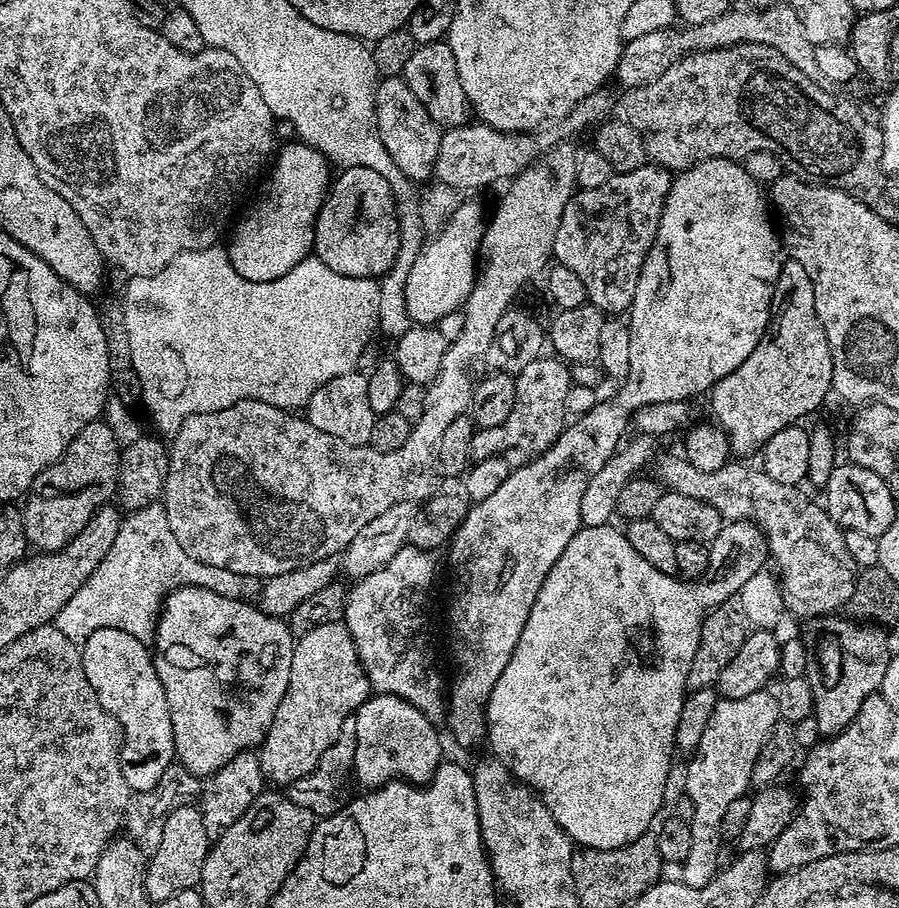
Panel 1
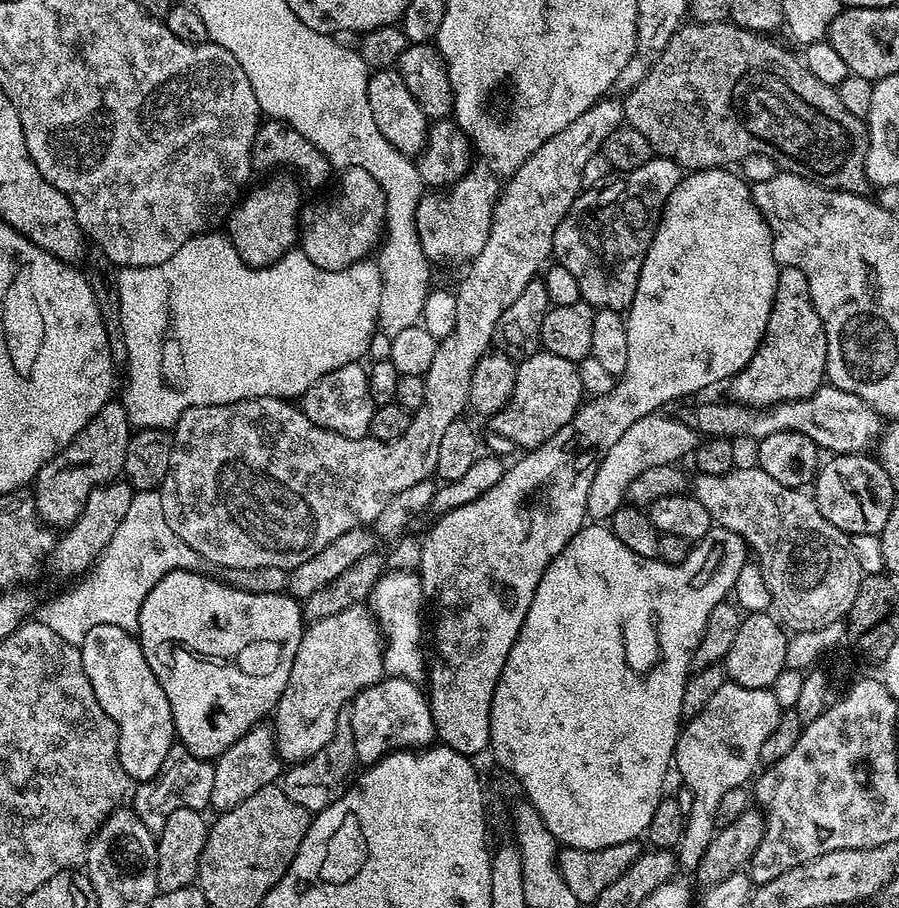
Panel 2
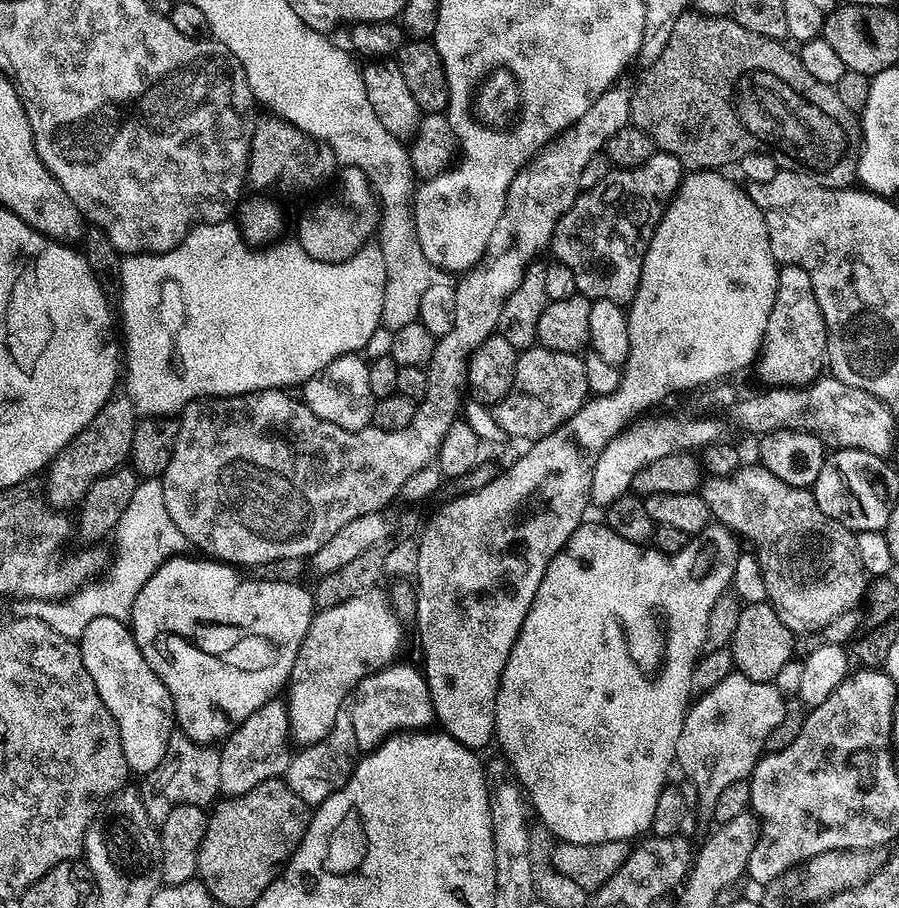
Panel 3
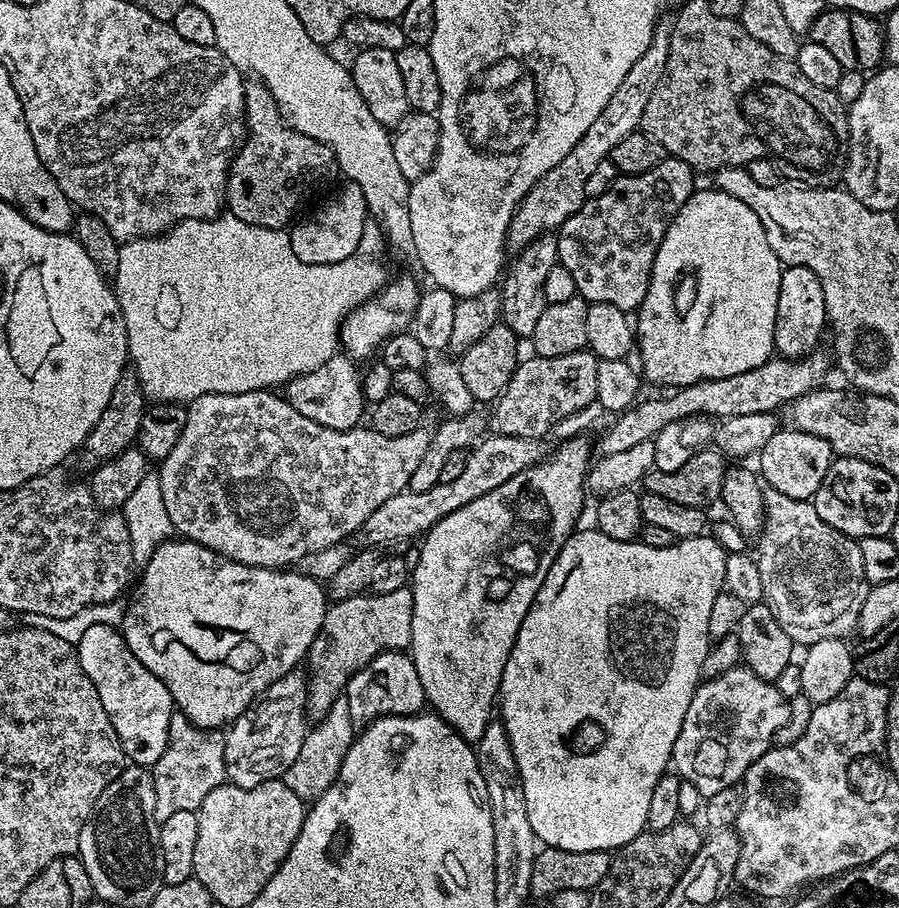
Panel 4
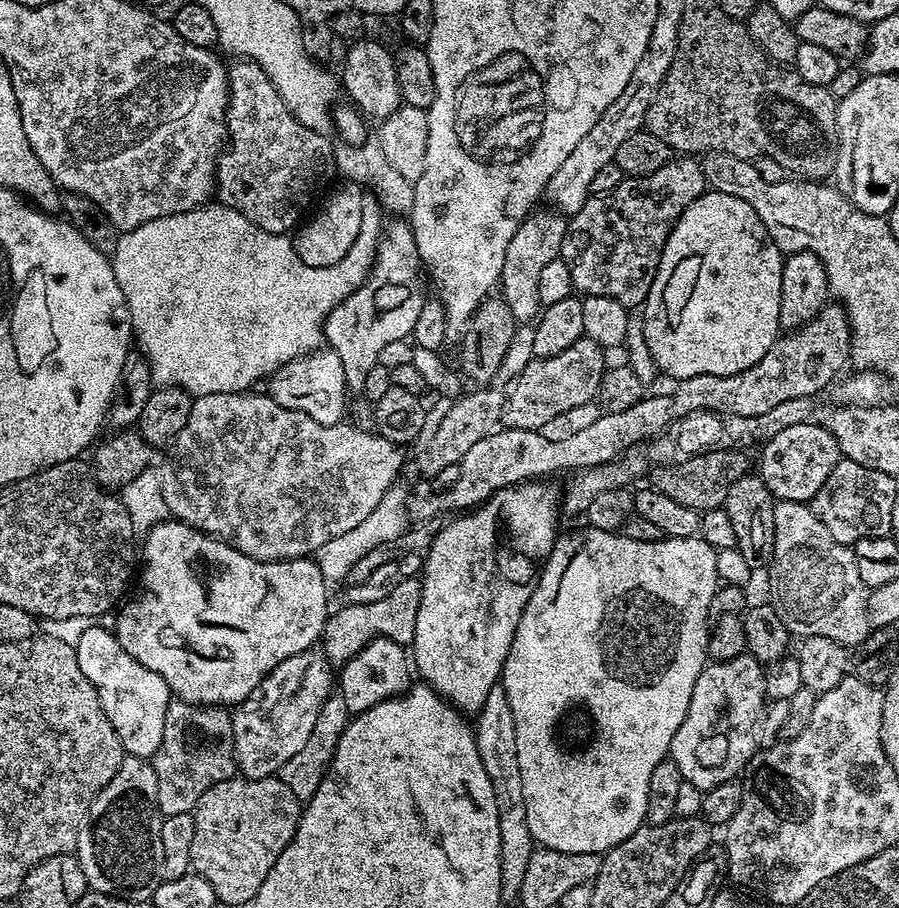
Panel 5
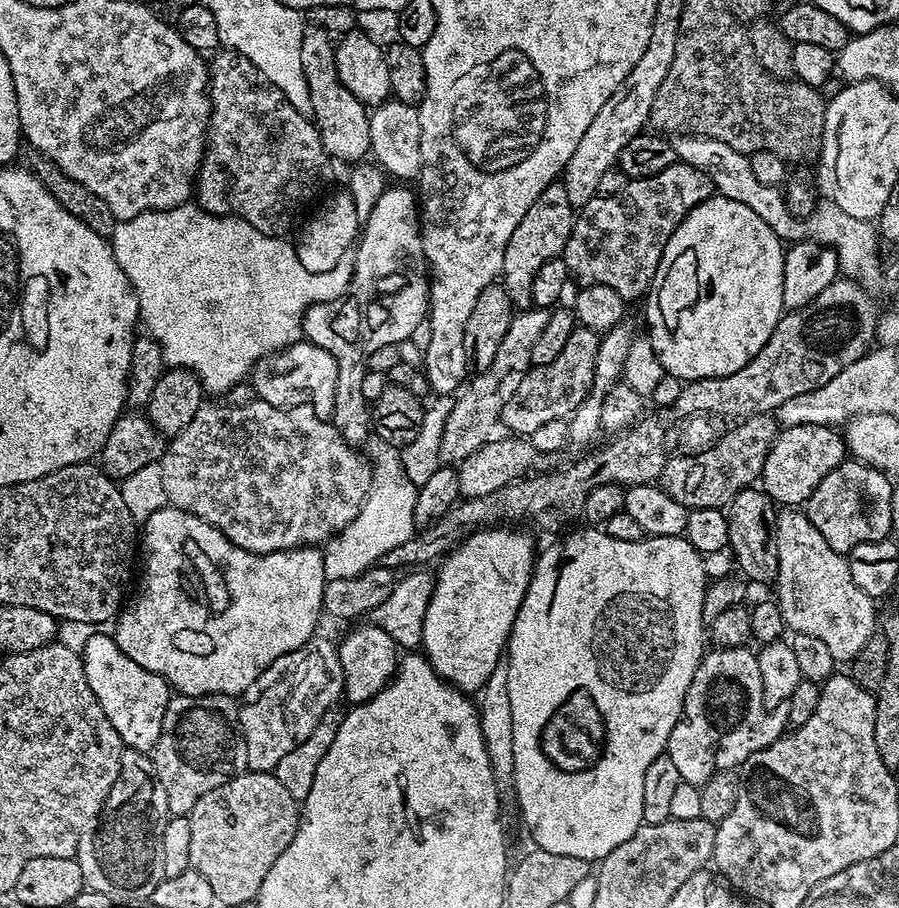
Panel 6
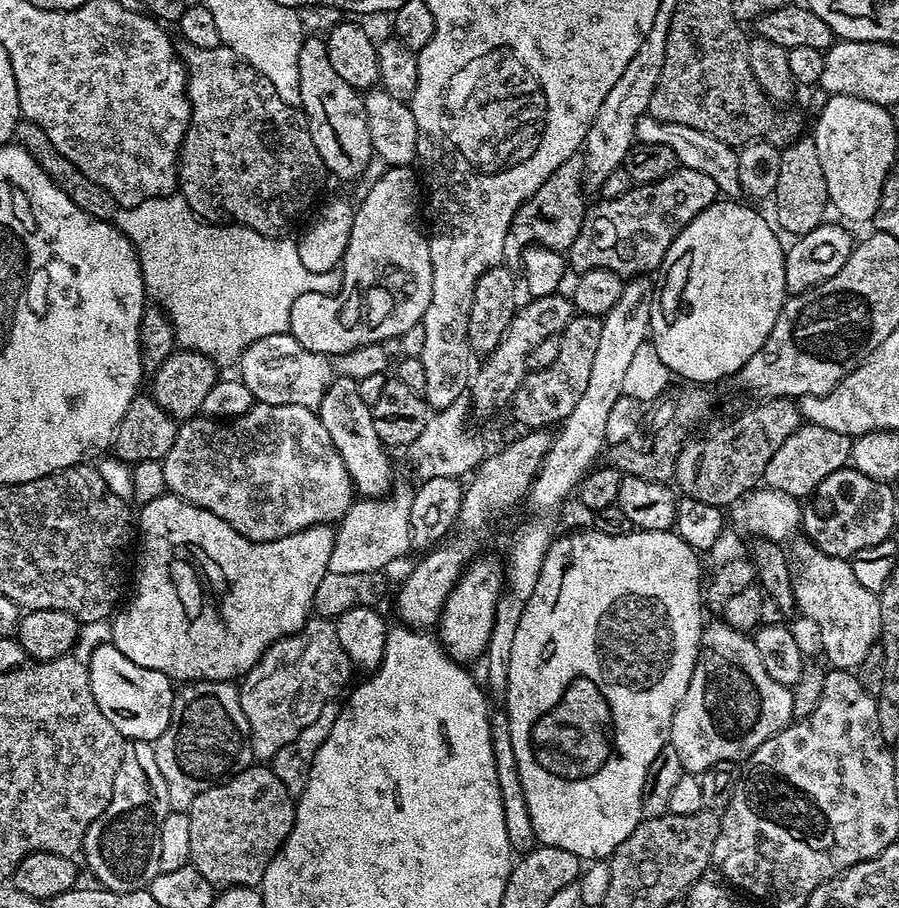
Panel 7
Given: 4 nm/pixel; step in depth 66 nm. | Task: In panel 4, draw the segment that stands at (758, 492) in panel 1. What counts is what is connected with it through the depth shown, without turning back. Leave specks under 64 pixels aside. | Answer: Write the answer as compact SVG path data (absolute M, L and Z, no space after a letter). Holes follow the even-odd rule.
M768 488L764 493L764 524L759 540L758 563L763 599L771 608L772 617L782 626L782 630L786 630L790 639L797 645L809 646L820 639L847 637L847 632L851 633L856 627L859 611L870 589L859 543L827 525L818 516L812 502L786 498L786 494L778 494L778 490L773 488Z

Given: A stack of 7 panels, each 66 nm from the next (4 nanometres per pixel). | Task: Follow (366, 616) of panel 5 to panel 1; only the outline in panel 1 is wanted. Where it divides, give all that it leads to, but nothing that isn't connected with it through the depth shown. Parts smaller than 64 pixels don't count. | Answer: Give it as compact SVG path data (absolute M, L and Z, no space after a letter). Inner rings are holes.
M326 621L299 635L292 647L290 679L286 694L279 702L258 750L265 779L269 783L276 783L273 784L276 786L287 786L314 770L319 758L322 758L322 754L342 730L342 722L356 710L358 705L368 699L371 692L368 676L361 666L353 638L343 621Z

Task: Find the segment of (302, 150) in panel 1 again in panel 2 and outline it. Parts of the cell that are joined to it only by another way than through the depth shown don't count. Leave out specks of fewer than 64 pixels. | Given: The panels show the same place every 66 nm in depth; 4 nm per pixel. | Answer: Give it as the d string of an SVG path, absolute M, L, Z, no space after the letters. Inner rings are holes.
M276 174L268 179L272 178L273 180L266 181L261 188L254 189L252 193L249 191L232 209L232 215L226 221L228 238L238 250L240 257L253 266L274 263L285 252L293 251L298 240L298 225L302 220L301 185L292 174Z

